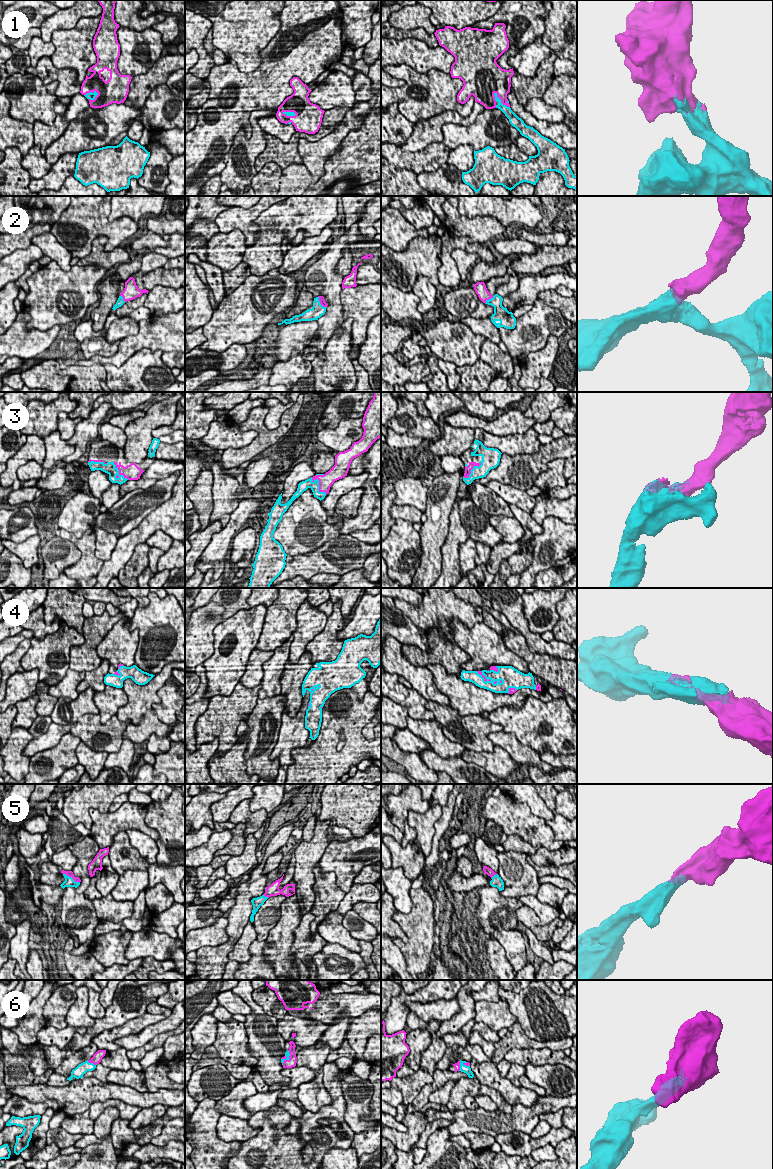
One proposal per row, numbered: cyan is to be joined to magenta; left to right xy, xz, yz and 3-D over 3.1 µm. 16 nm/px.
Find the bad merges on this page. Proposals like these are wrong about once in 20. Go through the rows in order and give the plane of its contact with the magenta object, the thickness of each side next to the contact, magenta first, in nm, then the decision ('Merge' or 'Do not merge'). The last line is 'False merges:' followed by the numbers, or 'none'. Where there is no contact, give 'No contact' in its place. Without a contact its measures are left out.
1: Touches magenta in yz. Thickness 280 nm (magenta) against 140 nm. Merge
2: Touches magenta in xz. Thickness 100 nm (magenta) against 200 nm. Merge
3: Touches magenta in xy. Thickness 260 nm (magenta) against 190 nm. Merge
4: Touches magenta in yz. Thickness 60 nm (magenta) against 190 nm. Merge
5: Touches magenta in xy. Thickness 100 nm (magenta) against 160 nm. Merge
6: Touches magenta in xy. Thickness 160 nm (magenta) against 180 nm. Merge
False merges: none

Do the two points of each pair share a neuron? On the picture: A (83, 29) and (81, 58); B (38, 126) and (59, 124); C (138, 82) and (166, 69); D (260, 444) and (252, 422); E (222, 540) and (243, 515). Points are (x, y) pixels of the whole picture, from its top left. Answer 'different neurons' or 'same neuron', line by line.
A: same neuron
B: same neuron
C: same neuron
D: same neuron
E: same neuron

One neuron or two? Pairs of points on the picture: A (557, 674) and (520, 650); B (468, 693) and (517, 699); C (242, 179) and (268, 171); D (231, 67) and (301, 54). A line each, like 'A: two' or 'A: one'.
A: one
B: one
C: two
D: one

